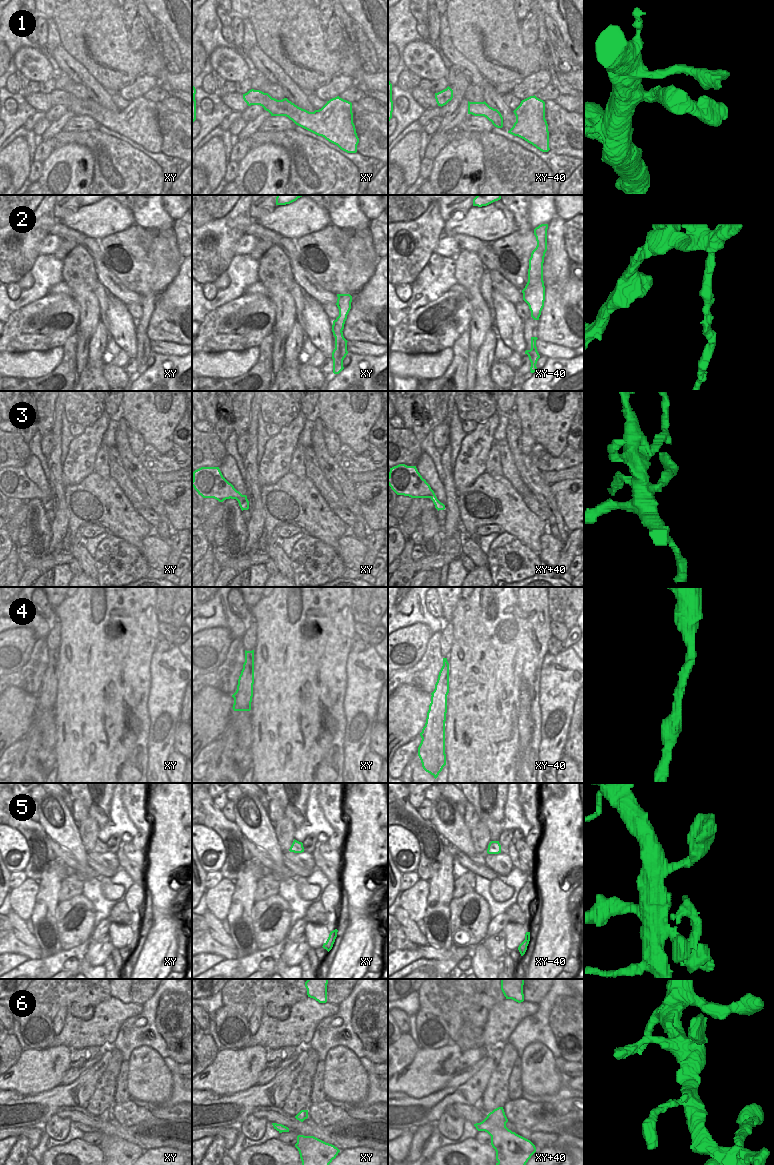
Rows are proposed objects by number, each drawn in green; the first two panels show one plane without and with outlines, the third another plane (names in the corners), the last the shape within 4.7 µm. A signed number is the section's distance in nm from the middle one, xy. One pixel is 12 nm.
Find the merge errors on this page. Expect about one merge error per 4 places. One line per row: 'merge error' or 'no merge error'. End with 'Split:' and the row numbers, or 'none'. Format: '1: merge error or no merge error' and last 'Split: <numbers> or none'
1: no merge error
2: merge error
3: no merge error
4: no merge error
5: no merge error
6: no merge error
Split: 2

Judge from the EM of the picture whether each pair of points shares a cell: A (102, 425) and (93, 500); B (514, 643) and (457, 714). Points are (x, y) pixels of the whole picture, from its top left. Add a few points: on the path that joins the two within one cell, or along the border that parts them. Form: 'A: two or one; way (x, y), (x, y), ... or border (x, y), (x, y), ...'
A: two; border (93, 471), (80, 482), (73, 485)
B: one; way (496, 661), (494, 677), (475, 696)

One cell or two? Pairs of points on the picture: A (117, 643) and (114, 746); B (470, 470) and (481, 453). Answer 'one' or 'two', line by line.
A: one
B: one

